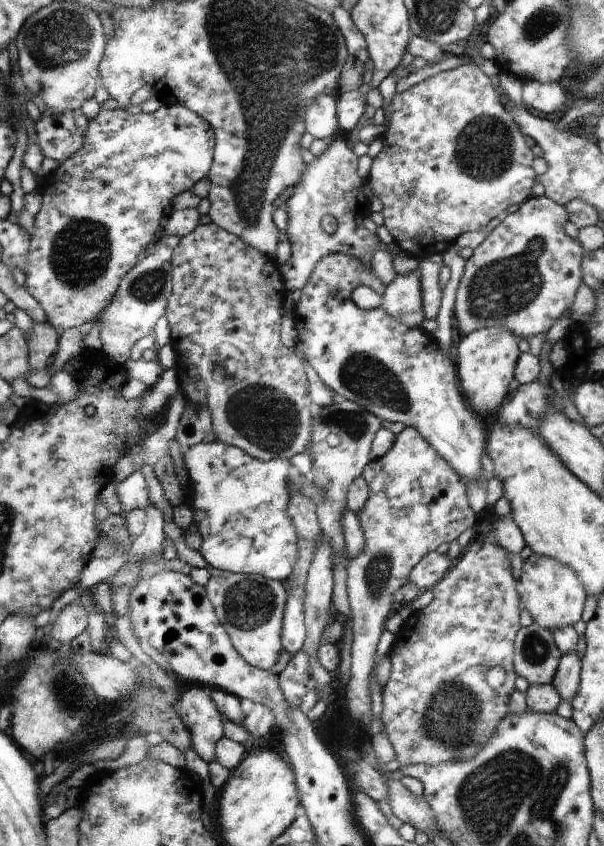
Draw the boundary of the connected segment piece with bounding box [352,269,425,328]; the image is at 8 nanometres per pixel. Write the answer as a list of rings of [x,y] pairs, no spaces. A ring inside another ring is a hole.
[[[418,269],[403,275],[397,274],[382,295],[377,295],[368,287],[361,287],[354,290],[352,296],[366,307],[382,307],[390,316],[410,328],[420,328],[425,319],[420,277]]]

